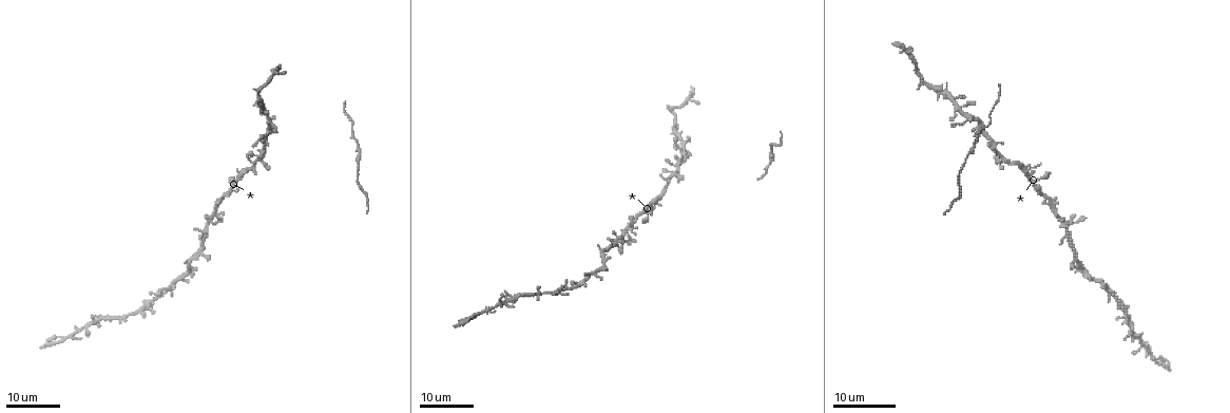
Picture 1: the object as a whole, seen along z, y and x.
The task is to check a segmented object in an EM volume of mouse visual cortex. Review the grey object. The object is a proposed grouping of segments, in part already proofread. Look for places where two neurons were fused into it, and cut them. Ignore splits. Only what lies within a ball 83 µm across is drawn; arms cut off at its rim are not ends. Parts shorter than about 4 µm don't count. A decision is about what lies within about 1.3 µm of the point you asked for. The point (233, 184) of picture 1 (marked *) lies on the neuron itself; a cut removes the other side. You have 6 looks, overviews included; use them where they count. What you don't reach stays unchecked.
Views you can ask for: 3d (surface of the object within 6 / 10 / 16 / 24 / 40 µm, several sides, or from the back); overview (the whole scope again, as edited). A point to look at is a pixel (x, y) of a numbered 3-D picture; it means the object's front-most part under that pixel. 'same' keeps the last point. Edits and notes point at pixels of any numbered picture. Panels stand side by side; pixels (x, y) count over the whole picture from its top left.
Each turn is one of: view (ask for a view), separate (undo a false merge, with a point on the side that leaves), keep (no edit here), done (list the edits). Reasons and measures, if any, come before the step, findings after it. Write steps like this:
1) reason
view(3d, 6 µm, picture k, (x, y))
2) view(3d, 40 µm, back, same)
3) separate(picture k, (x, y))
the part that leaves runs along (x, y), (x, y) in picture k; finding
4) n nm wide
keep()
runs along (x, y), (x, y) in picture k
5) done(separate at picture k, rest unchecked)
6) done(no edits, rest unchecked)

looks like a crossing
view(3d, 24 µm, picture 1, (271, 120))

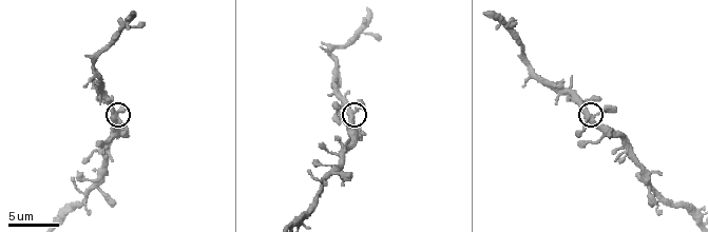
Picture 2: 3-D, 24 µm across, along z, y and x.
view(3d, 6 µm, picture 2, (592, 115))

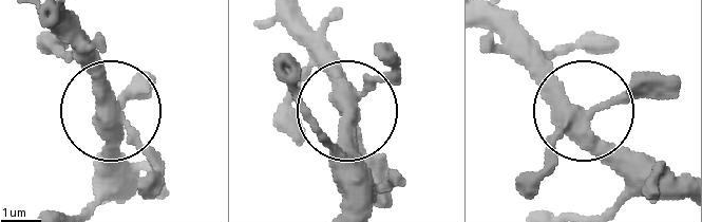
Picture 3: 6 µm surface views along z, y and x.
side arm 18 µm
keep()
runs along (680, 196), (620, 155), (512, 48) in picture 3; one neuron here

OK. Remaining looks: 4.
sudden change in width
view(3d, 16 µm, picture 1, (84, 326))

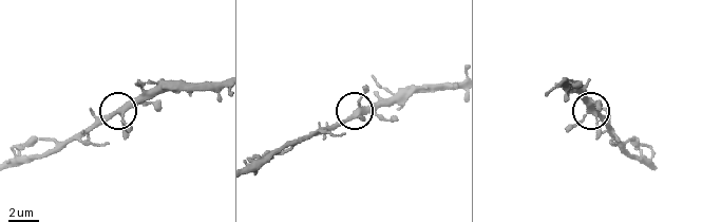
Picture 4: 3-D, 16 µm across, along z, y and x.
view(3d, 10 µm, picture 4, (594, 113))

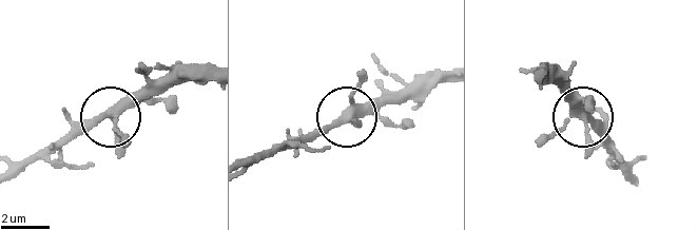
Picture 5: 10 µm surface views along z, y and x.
4 arms
keep()
runs along (545, 73), (609, 137) in picture 5; one neuron here

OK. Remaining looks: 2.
four arms meet
view(3d, 10 µm, picture 2, (649, 184))

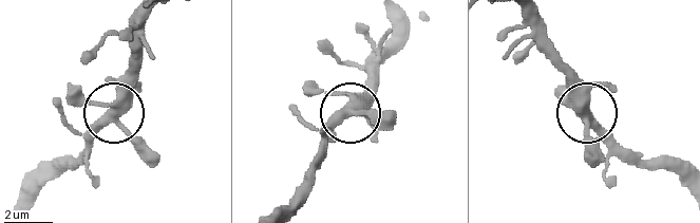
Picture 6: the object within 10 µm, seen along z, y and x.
keep()
runs along (31, 192), (75, 161), (115, 118), (155, 154) in picture 6; all the same neuron

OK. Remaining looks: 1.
done(no edits, rest unchecked)

